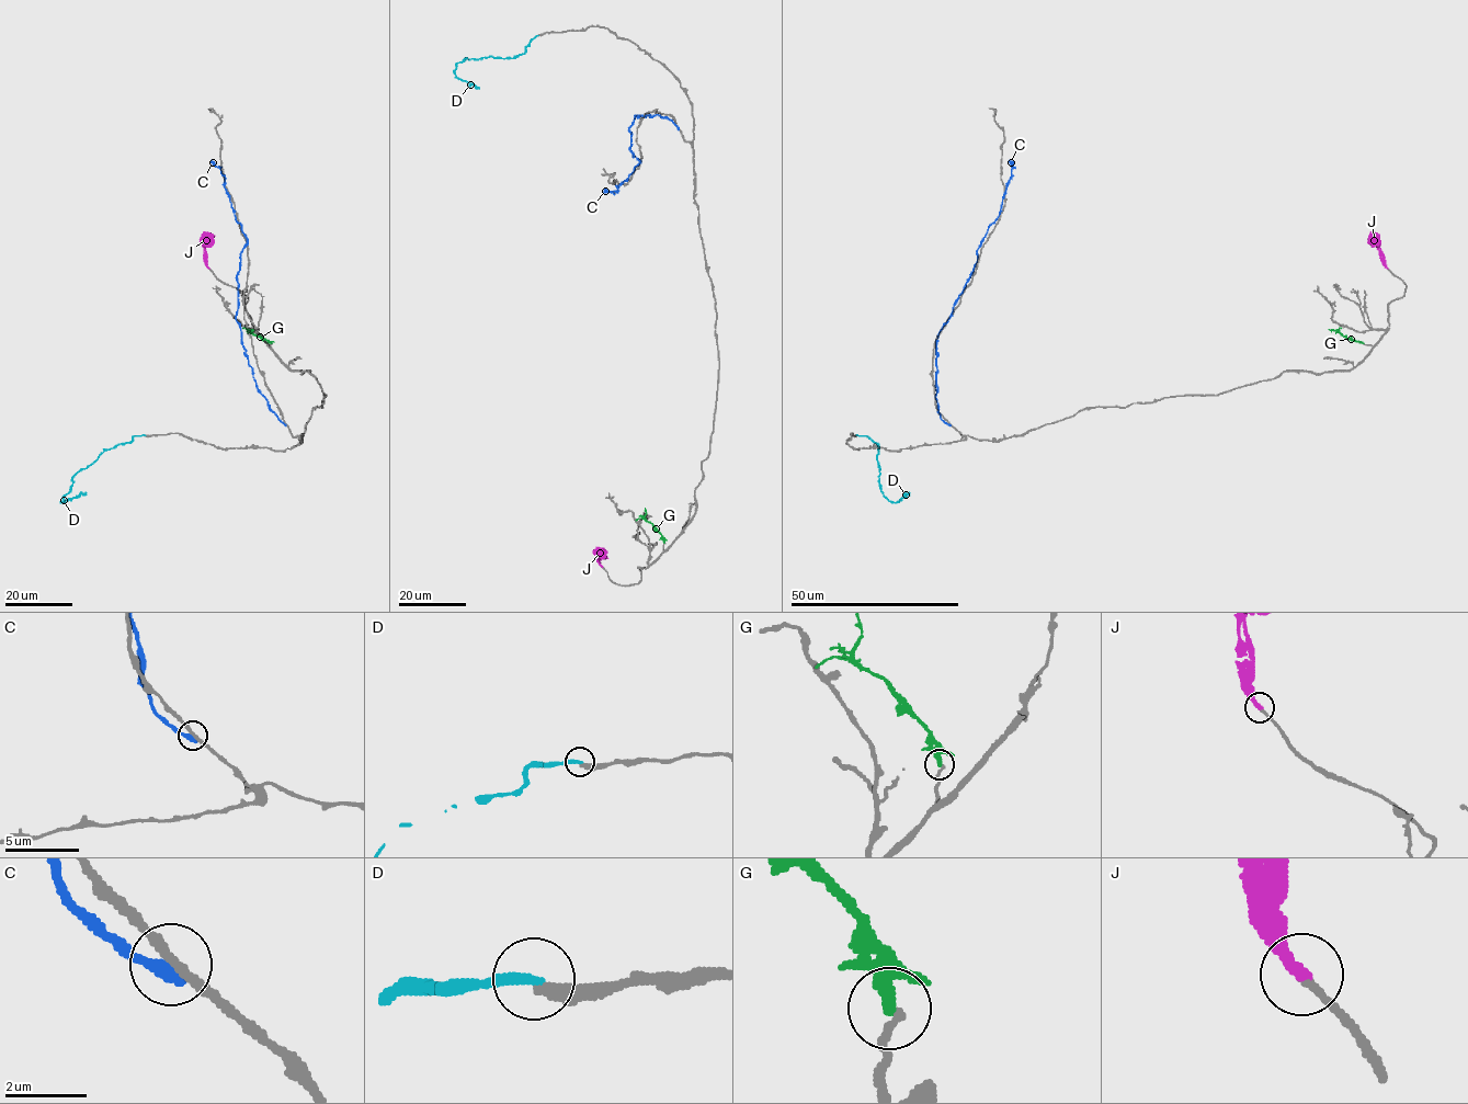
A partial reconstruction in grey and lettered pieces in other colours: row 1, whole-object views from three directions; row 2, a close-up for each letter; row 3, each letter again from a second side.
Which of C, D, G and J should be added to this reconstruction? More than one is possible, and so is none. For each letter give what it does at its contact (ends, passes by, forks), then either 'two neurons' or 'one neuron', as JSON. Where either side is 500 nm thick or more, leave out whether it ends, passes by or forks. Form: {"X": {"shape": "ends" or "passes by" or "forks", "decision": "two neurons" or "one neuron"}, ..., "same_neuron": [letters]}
{"C": {"shape": "ends", "decision": "two neurons"}, "D": {"shape": "ends", "decision": "two neurons"}, "G": {"shape": "ends", "decision": "one neuron"}, "J": {"shape": "ends", "decision": "one neuron"}, "same_neuron": ["G", "J"]}

